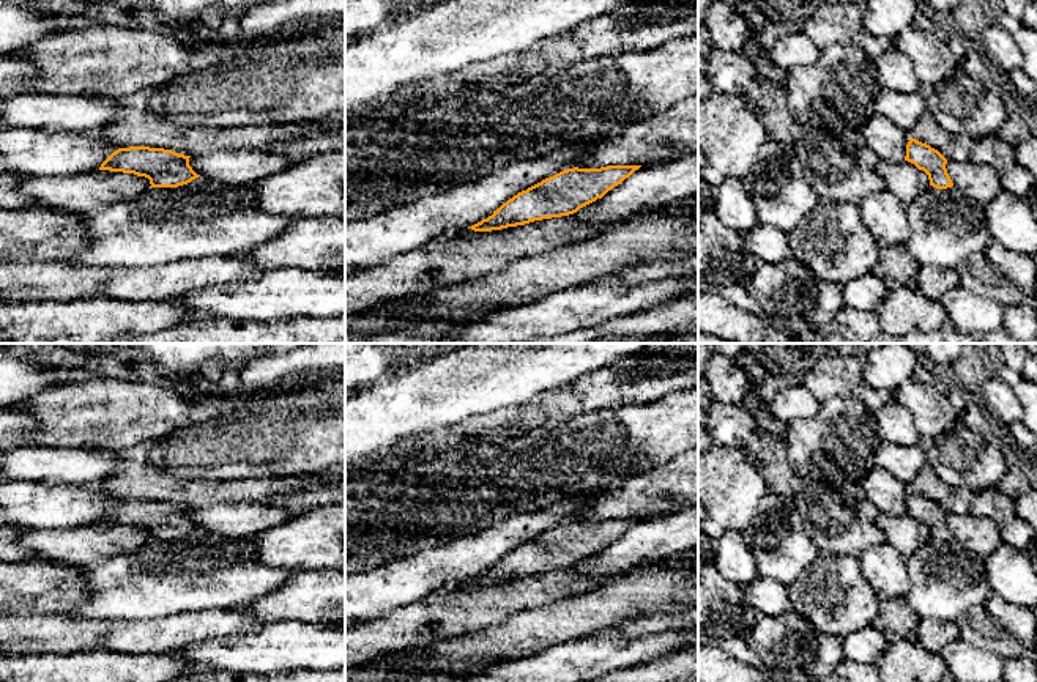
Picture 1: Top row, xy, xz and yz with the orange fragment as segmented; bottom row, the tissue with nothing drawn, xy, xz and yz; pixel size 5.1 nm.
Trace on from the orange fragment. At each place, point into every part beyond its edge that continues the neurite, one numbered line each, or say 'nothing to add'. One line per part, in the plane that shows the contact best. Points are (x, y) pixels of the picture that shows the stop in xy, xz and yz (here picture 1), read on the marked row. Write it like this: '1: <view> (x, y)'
nothing to add

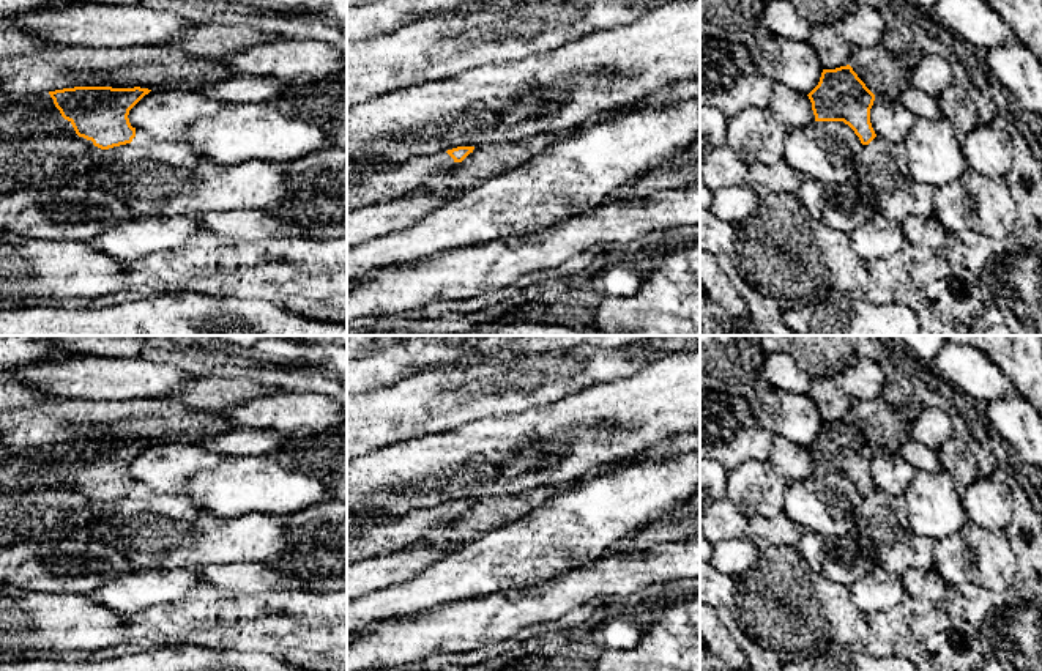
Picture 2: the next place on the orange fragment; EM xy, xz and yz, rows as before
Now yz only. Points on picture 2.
nothing to add

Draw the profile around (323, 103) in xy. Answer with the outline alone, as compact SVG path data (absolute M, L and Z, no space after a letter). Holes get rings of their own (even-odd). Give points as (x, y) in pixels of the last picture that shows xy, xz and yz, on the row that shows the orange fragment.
M347 76L312 83L288 83L274 106L315 123L328 134L328 143L347 150Z

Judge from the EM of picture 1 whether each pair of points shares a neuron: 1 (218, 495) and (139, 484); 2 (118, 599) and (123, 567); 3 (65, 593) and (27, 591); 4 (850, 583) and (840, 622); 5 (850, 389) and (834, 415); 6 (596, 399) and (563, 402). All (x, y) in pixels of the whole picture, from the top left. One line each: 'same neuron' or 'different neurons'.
1: same neuron
2: same neuron
3: same neuron
4: same neuron
5: different neurons
6: same neuron

